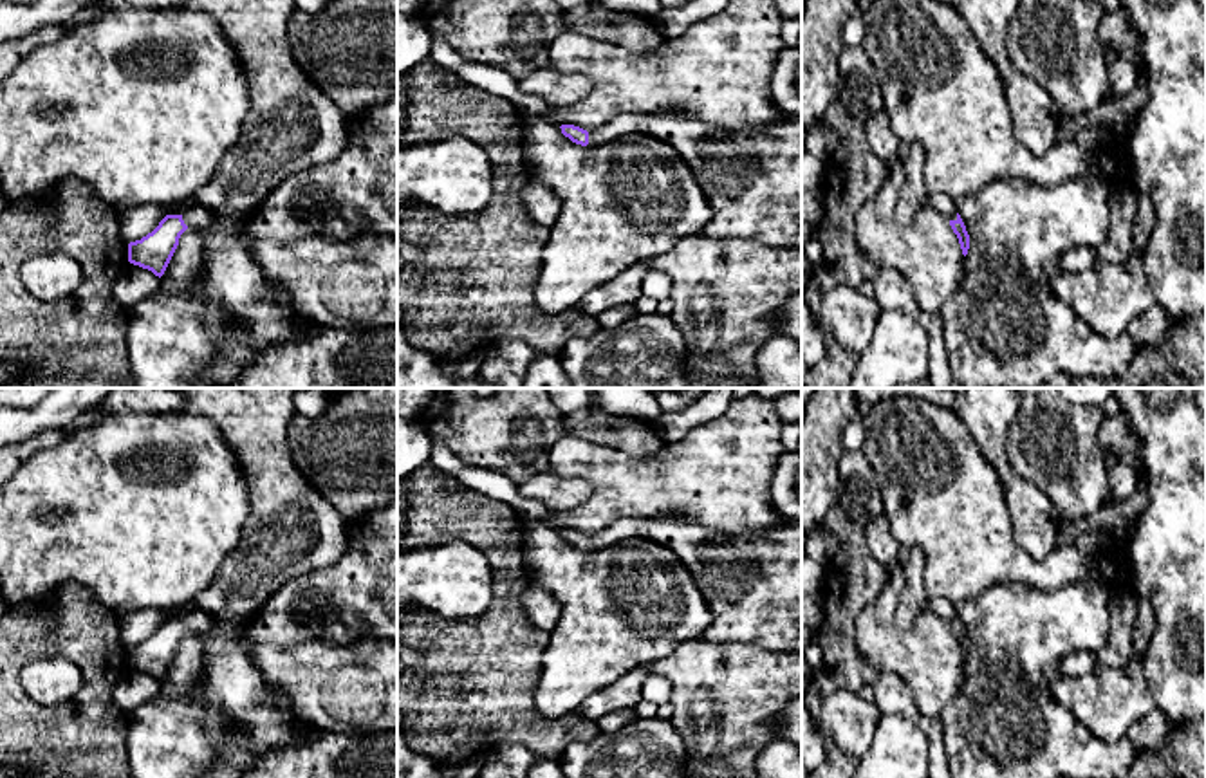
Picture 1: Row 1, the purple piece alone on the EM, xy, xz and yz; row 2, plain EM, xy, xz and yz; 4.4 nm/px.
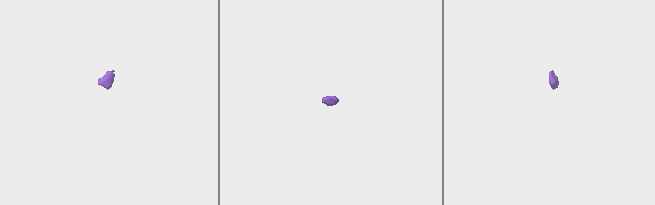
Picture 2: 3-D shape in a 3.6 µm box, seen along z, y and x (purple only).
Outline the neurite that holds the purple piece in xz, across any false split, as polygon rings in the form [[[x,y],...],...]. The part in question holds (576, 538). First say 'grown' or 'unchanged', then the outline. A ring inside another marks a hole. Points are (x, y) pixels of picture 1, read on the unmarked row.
grown; [[[623,518],[592,536],[560,533],[581,551],[626,540],[664,545],[691,572],[713,616],[702,641],[802,653],[802,523],[728,536],[684,518]]]

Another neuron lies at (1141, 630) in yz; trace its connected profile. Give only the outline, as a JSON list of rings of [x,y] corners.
[[[1137,597],[1137,616],[1132,626],[1134,653],[1141,659],[1146,653],[1154,628],[1154,612],[1146,599]]]

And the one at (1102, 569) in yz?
[[[1107,554],[1090,558],[1089,565],[1090,579],[1101,587],[1109,587],[1114,576],[1114,565]]]

